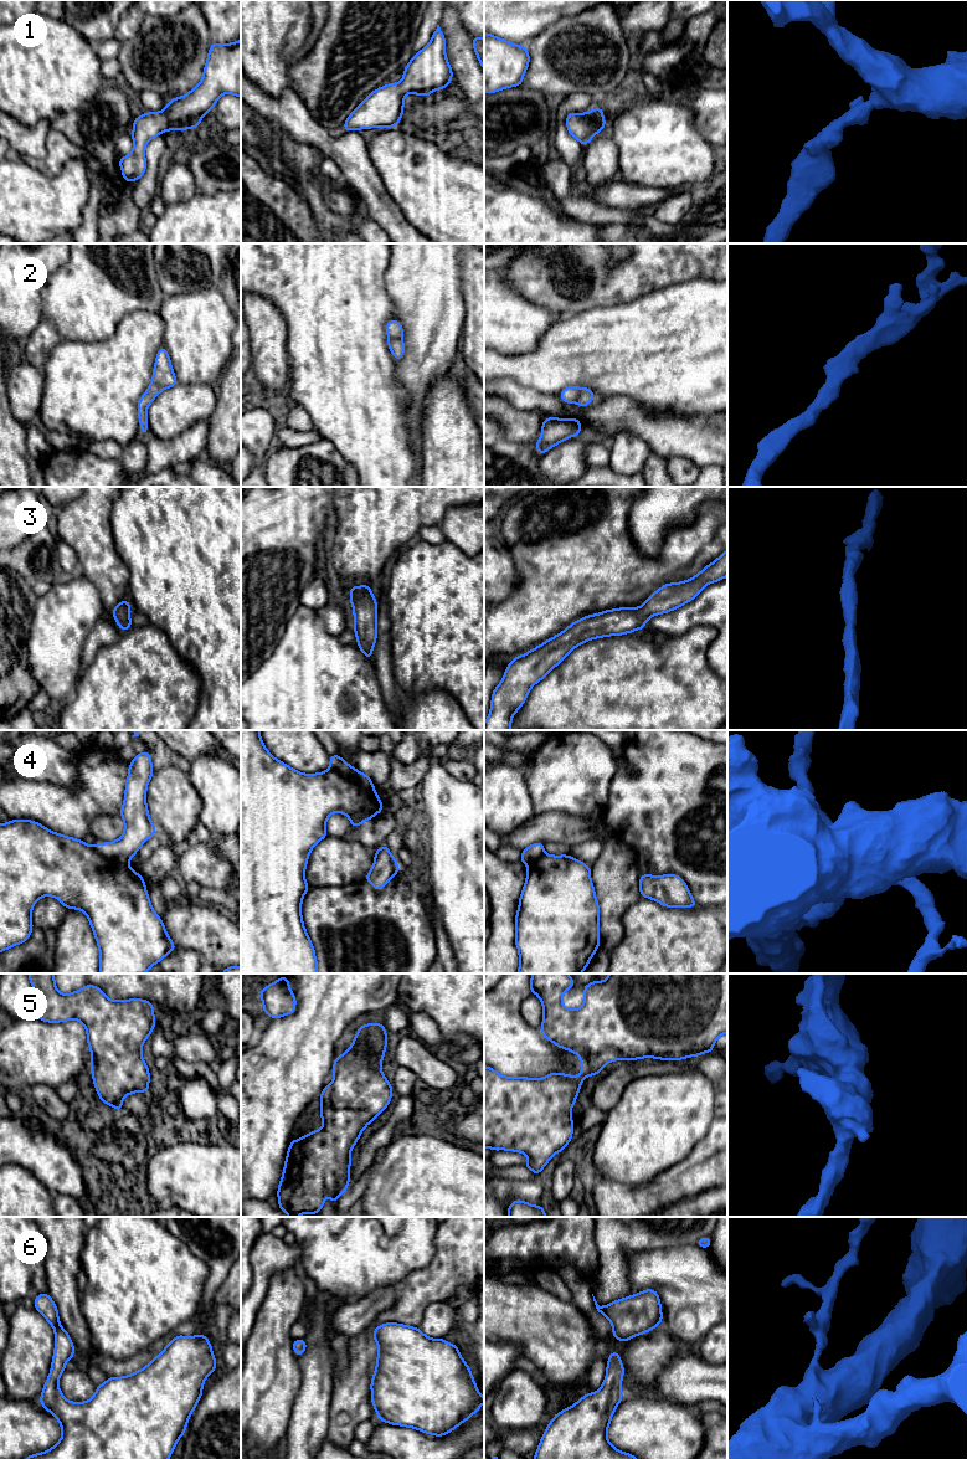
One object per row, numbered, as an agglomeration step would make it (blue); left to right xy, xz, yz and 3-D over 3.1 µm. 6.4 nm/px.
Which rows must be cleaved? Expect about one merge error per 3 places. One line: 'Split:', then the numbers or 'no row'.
Split: 4

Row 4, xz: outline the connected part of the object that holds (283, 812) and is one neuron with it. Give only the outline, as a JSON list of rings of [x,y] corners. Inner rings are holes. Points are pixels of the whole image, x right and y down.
[[[241,730],[241,973],[318,973],[315,950],[302,919],[302,900],[310,888],[304,878],[308,857],[313,847],[328,837],[325,823],[331,813],[341,812],[349,817],[351,827],[359,827],[382,810],[384,805],[375,790],[359,786],[331,767],[319,774],[302,774],[272,756],[262,741],[259,730]]]

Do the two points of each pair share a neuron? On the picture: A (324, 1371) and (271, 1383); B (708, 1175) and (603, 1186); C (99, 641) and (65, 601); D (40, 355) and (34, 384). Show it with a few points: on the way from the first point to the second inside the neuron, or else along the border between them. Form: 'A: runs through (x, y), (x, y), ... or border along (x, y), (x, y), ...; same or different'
A: border along (298, 1357), (301, 1386), (293, 1403); different
B: runs through (682, 1181), (657, 1193), (629, 1193); same
C: border along (116, 621), (97, 623), (81, 658); different
D: border along (24, 358), (42, 370); different

